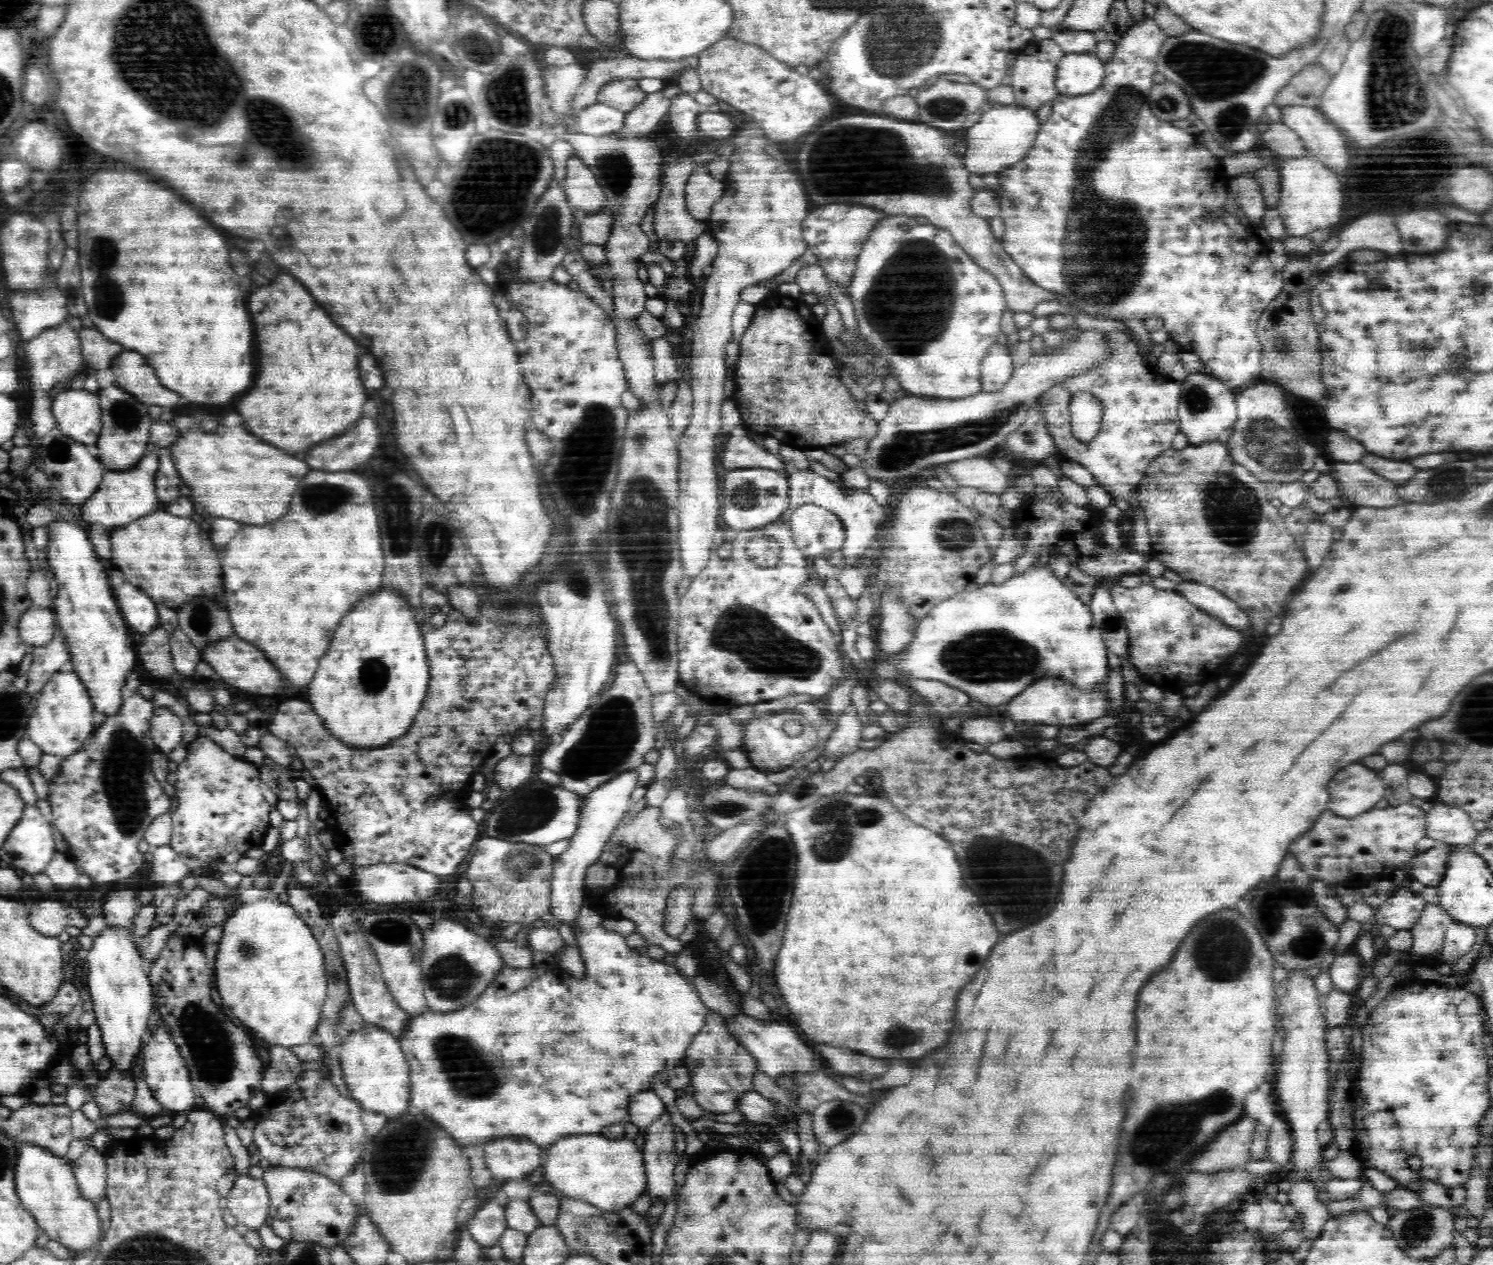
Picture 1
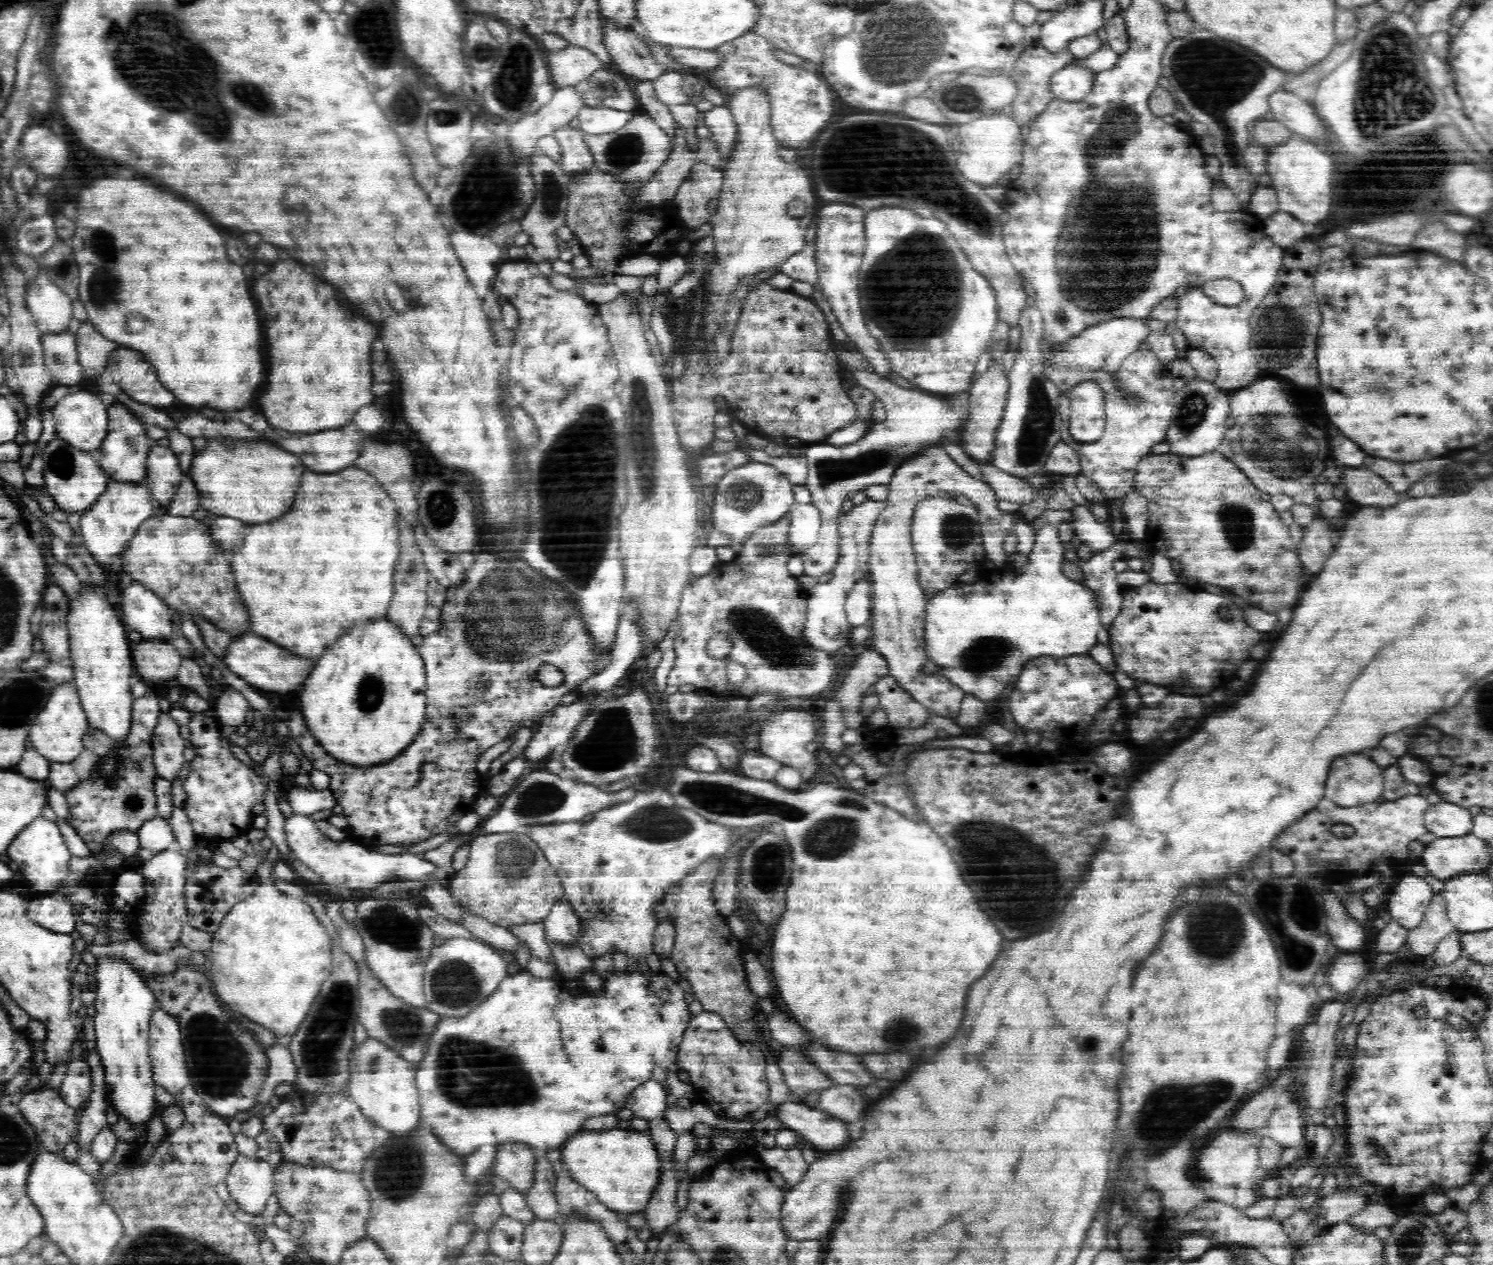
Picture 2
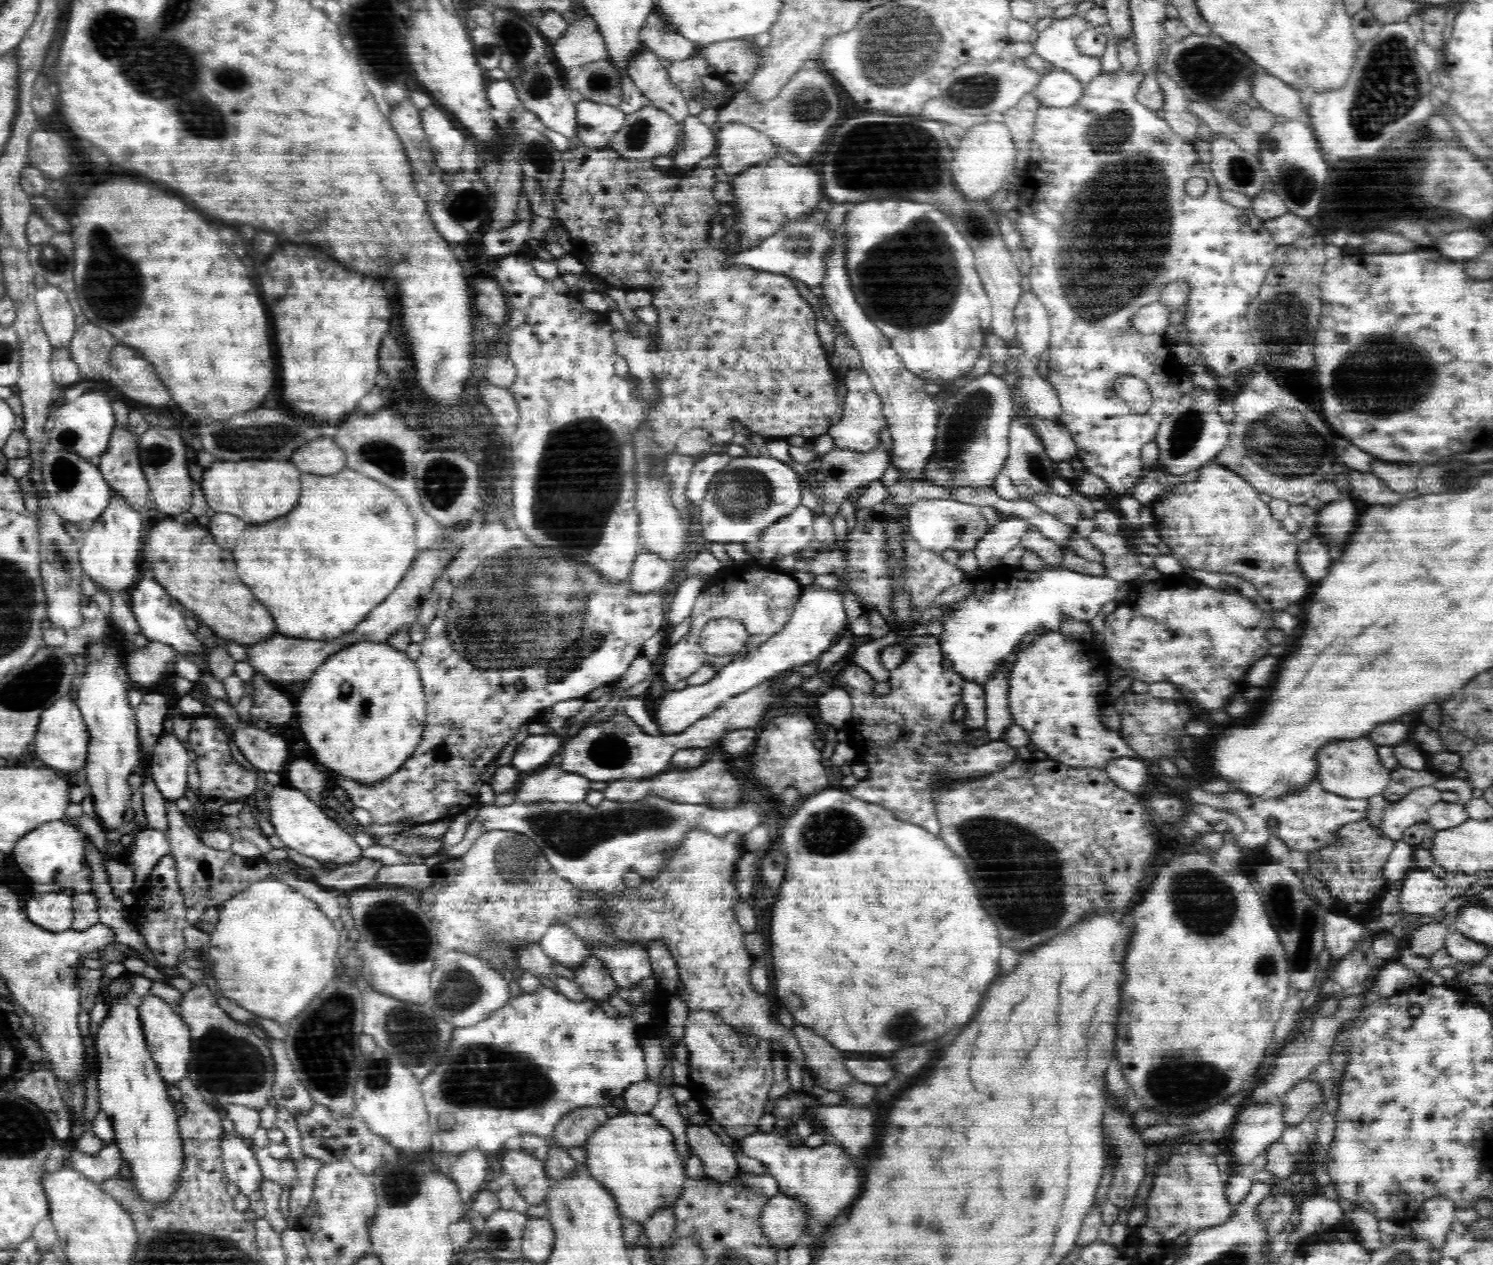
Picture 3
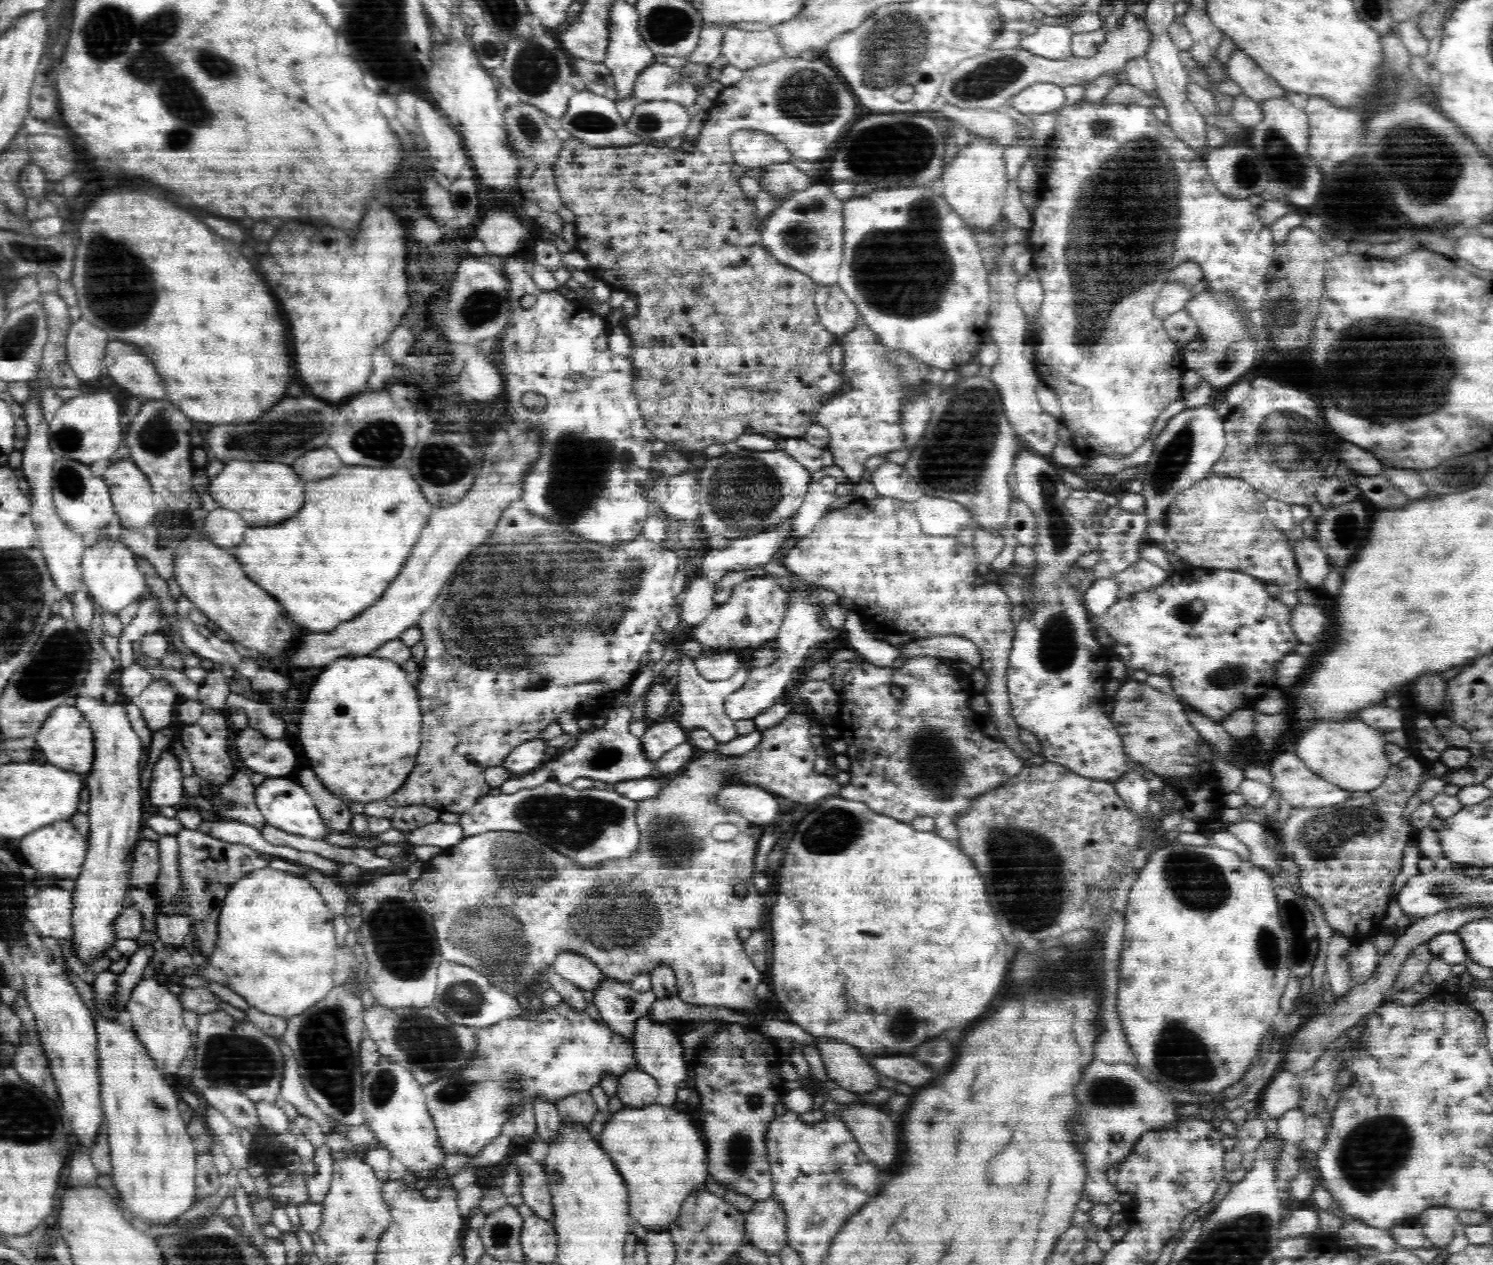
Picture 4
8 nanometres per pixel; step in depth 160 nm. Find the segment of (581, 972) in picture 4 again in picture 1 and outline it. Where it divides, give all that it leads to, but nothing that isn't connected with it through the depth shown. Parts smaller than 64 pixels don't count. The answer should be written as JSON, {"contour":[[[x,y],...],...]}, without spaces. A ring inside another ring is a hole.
{"contour":[[[635,770],[628,771],[607,783],[601,784],[594,791],[584,796],[584,806],[580,812],[580,822],[575,828],[571,841],[560,860],[553,864],[551,878],[550,911],[559,922],[574,922],[579,917],[580,909],[584,904],[584,874],[590,863],[597,860],[601,850],[604,849],[605,841],[616,828],[622,814],[628,808],[632,792],[641,786],[638,773]]]}

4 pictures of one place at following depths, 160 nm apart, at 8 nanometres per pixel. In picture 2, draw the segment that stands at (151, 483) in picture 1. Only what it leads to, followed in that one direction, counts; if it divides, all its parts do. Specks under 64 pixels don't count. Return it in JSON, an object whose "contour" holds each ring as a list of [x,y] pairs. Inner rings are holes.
{"contour":[[[110,480],[107,491],[96,500],[95,506],[77,516],[82,539],[100,564],[110,564],[112,558],[122,556],[122,552],[128,550],[144,520],[152,516],[152,510],[150,494],[144,484],[133,485]]]}

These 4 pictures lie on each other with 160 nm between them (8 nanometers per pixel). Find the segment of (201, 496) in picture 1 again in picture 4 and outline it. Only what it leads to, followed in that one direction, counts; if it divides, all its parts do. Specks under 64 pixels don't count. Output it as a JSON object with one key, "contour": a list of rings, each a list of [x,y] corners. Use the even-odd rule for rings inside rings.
{"contour":[[[232,460],[214,480],[211,480],[209,492],[219,508],[230,508],[238,512],[248,524],[258,527],[272,527],[284,523],[304,504],[304,486],[300,476],[296,476],[290,466],[278,462]]]}

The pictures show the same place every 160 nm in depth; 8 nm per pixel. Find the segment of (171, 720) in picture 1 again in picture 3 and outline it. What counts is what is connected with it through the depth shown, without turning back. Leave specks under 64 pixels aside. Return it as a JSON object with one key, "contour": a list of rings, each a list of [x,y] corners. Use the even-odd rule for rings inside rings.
{"contour":[[[164,732],[153,746],[154,754],[148,762],[149,772],[156,786],[168,802],[188,795],[188,766],[193,755],[174,733]]]}

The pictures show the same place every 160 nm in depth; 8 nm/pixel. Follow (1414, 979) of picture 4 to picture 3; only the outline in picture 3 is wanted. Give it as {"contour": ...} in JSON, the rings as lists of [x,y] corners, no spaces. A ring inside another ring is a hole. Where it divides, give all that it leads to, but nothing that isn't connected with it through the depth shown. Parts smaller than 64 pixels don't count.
{"contour":[[[1430,922],[1411,932],[1411,940],[1408,947],[1415,955],[1430,958],[1434,952],[1444,948],[1444,938],[1449,933],[1456,932],[1453,925],[1444,925],[1442,922]]]}

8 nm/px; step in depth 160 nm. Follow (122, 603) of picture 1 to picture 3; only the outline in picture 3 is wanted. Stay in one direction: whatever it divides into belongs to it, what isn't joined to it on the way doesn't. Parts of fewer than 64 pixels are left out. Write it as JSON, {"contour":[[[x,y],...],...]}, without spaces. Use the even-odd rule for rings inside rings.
{"contour":[[[145,562],[141,563],[141,566],[144,566],[143,579],[128,596],[134,619],[140,627],[141,634],[144,634],[149,641],[158,641],[170,645],[180,653],[195,652],[202,655],[209,653],[213,648],[205,651],[202,643],[196,639],[196,632],[188,630],[188,627],[184,624],[185,614],[172,606],[171,598],[165,588],[162,588],[156,582],[151,568]]]}

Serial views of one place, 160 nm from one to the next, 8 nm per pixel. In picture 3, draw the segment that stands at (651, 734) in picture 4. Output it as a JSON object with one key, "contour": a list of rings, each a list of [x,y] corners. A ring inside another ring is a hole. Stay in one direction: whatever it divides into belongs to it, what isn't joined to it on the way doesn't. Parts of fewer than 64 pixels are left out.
{"contour":[[[813,584],[803,587],[803,593],[800,601],[795,605],[791,619],[778,634],[744,656],[733,657],[732,661],[725,664],[712,680],[706,681],[706,684],[670,691],[660,701],[655,719],[660,735],[684,732],[697,720],[712,714],[730,696],[742,694],[758,686],[760,682],[776,677],[792,667],[814,663],[815,659],[835,644],[840,632],[846,629],[850,621],[846,618],[845,597],[842,591],[838,587],[828,590]]]}

